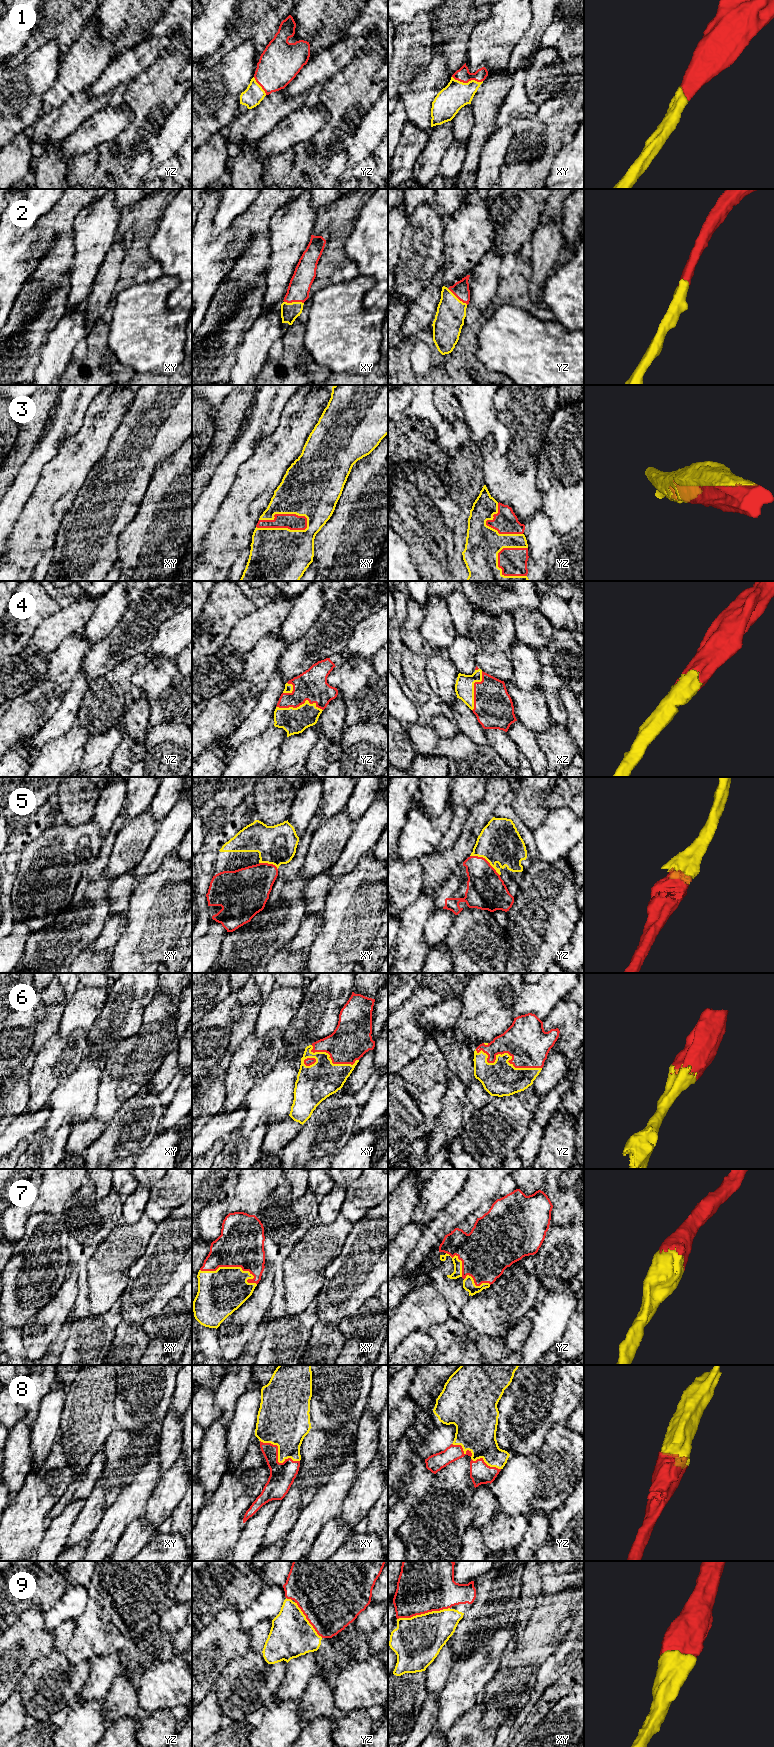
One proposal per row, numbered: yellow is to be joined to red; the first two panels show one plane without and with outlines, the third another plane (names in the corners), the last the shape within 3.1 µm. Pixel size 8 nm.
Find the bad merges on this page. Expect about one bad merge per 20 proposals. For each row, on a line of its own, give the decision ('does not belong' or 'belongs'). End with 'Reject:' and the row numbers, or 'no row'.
1: belongs
2: belongs
3: belongs
4: belongs
5: belongs
6: belongs
7: belongs
8: belongs
9: belongs
Reject: no row

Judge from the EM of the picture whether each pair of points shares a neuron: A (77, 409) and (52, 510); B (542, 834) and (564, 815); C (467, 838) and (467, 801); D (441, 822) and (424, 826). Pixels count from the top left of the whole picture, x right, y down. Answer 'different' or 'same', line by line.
A: different
B: same
C: different
D: same

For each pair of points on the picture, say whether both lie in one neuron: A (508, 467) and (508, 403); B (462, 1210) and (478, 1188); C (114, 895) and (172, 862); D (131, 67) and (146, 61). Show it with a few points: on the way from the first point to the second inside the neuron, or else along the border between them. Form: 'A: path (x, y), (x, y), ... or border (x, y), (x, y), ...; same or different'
A: path (518, 451), (518, 419); same
B: path (463, 1205), (473, 1193); same
C: border (137, 883), (127, 905); different
D: path (135, 63), (142, 61); same

